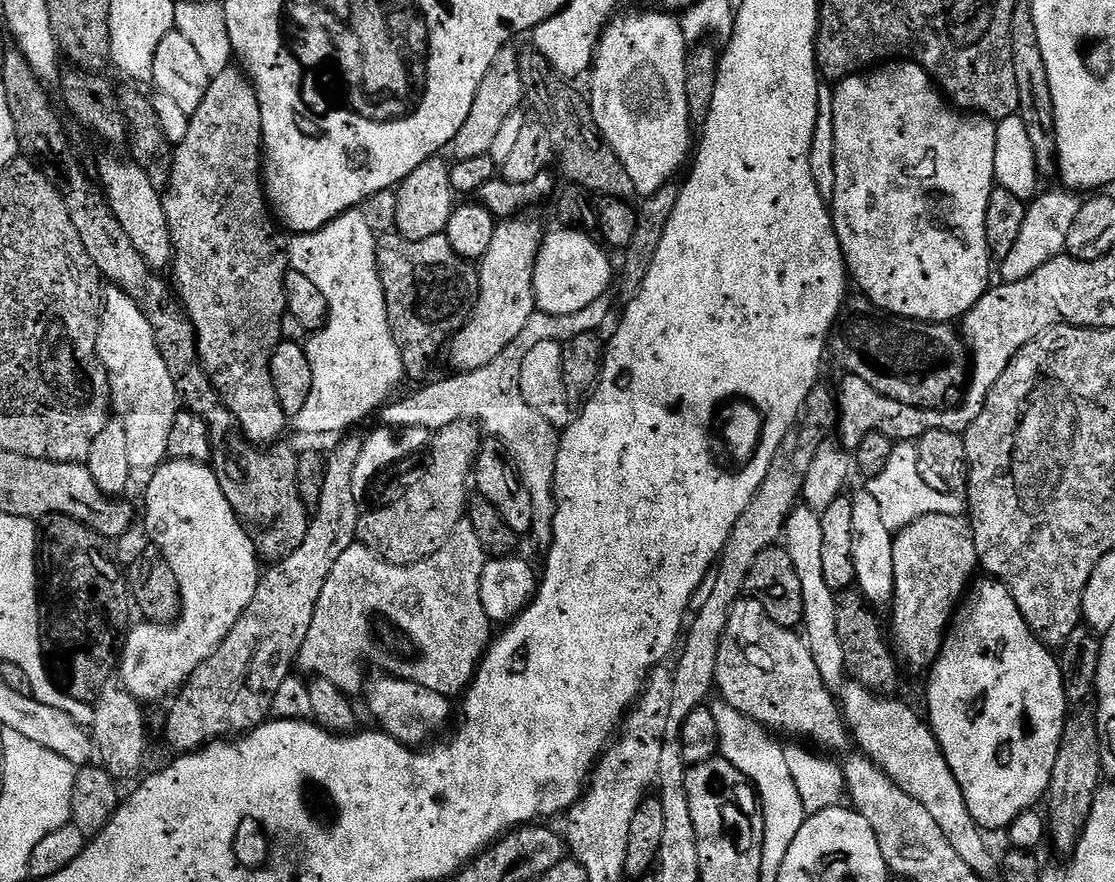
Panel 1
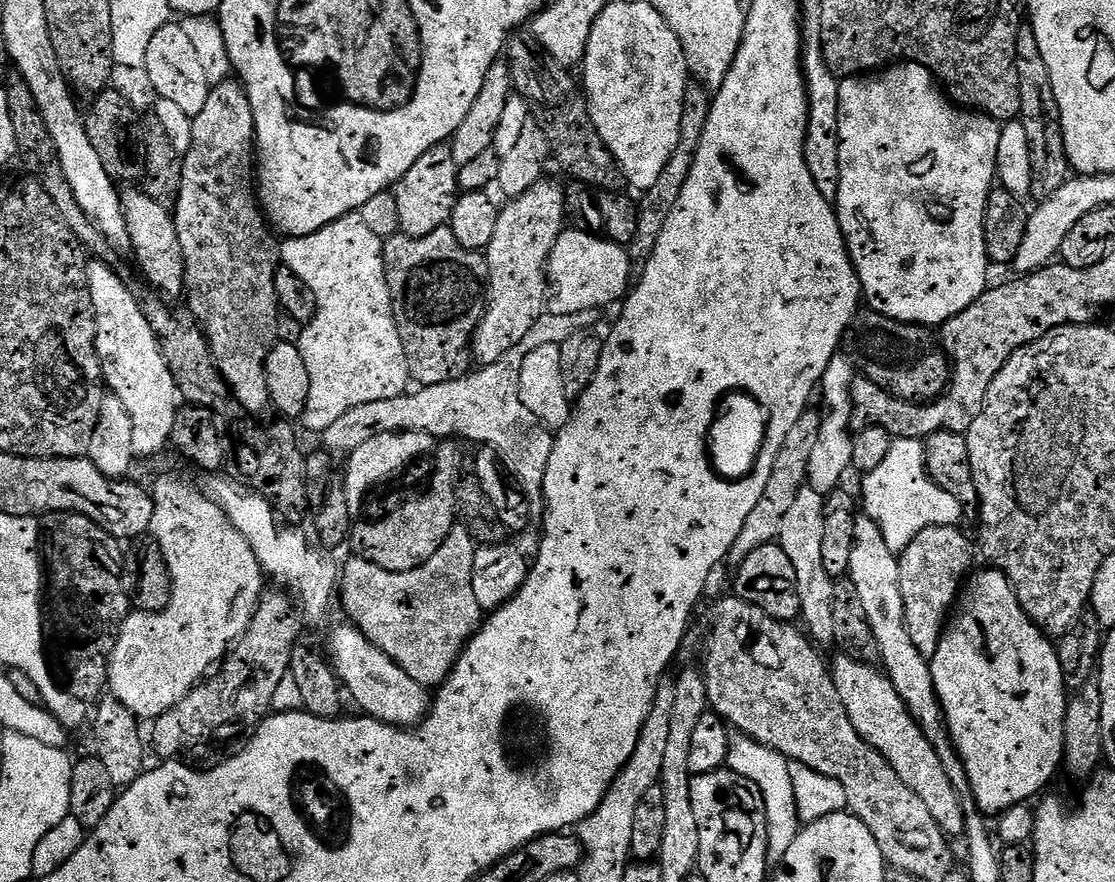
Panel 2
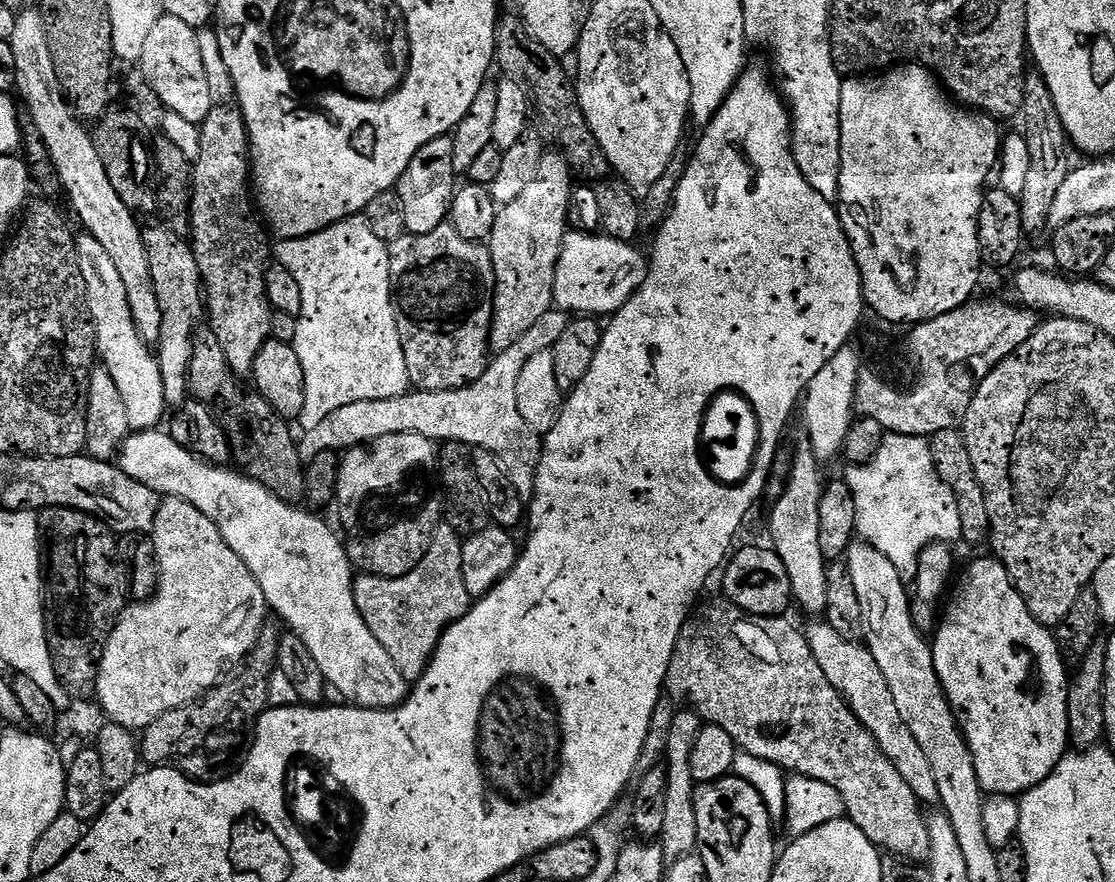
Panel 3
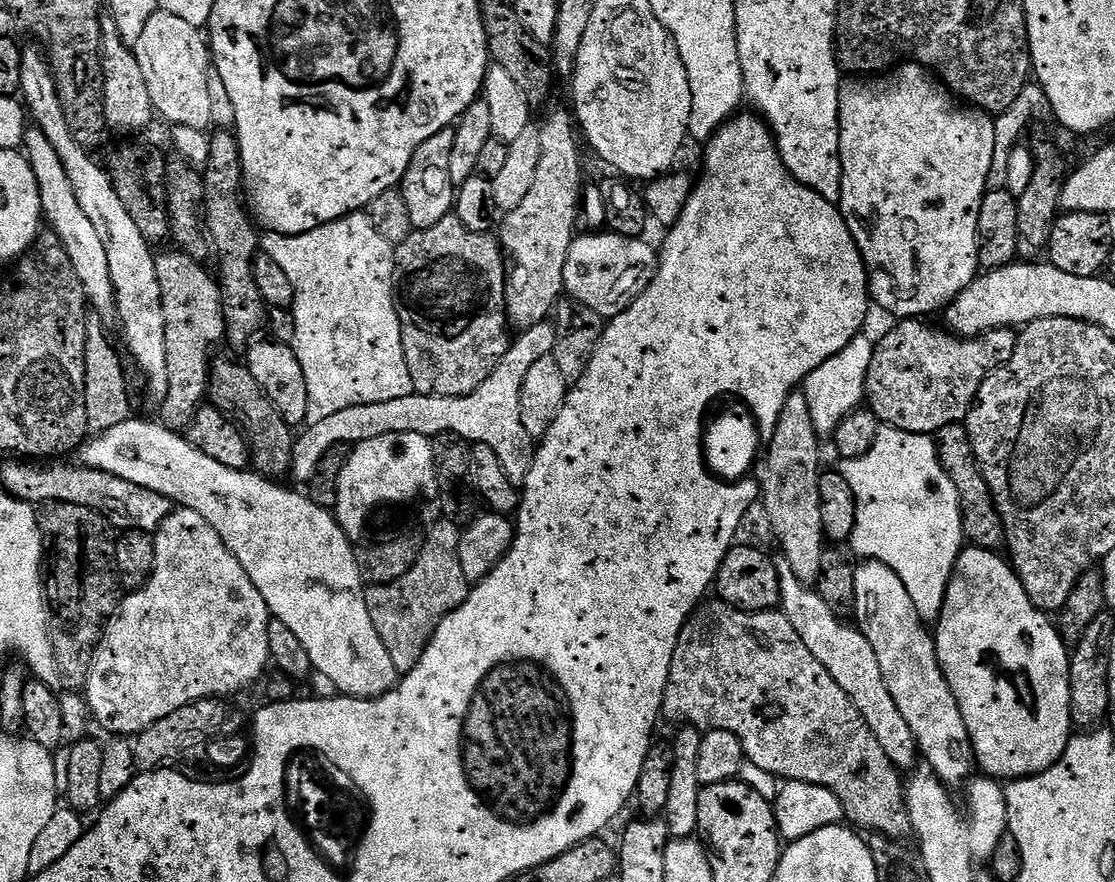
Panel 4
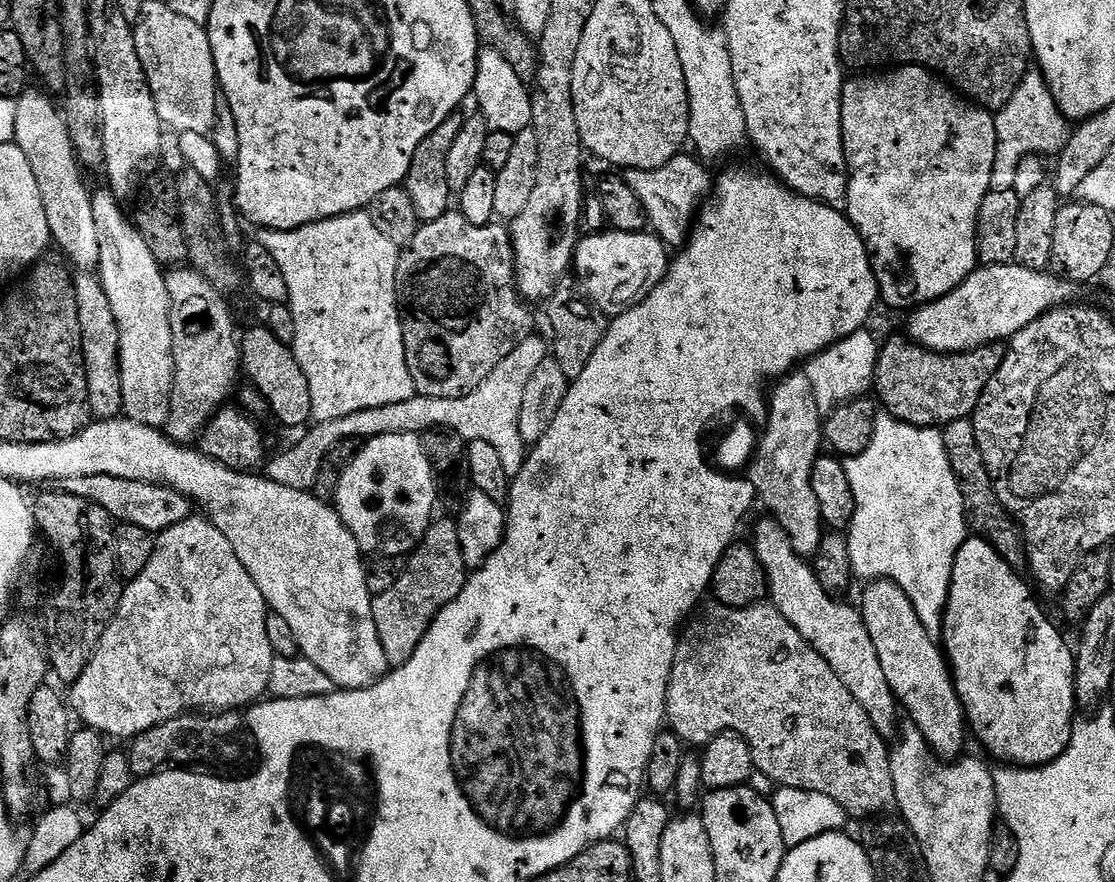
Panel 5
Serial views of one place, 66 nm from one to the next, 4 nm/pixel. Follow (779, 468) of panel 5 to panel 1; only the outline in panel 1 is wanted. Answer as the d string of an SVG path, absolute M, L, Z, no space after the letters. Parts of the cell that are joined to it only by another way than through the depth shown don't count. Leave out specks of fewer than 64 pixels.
M797 506L788 515L788 520L784 524L782 544L790 562L794 562L794 574L798 574L798 582L802 586L803 639L814 658L814 666L818 666L818 674L822 674L822 682L826 682L826 686L830 689L839 690L846 683L848 667L842 642L838 638L838 621L834 615L837 593L832 592L830 586L826 586L826 577L822 575L820 513L807 506Z

